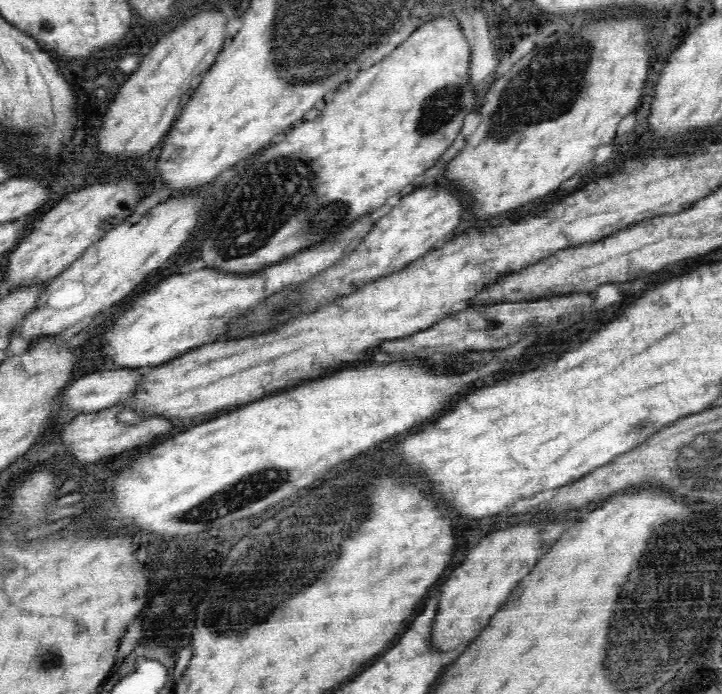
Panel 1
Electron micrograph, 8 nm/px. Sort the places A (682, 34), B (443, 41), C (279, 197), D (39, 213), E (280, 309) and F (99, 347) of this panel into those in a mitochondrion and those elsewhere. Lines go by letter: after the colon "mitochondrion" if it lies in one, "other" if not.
A: other
B: other
C: mitochondrion
D: other
E: mitochondrion
F: other

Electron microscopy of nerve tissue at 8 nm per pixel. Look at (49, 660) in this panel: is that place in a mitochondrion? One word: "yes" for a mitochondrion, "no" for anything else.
yes

